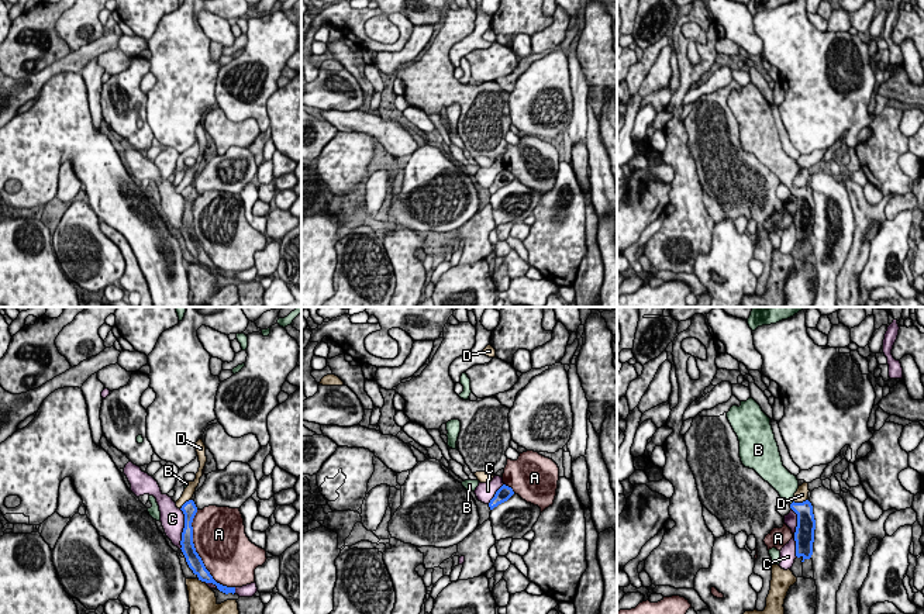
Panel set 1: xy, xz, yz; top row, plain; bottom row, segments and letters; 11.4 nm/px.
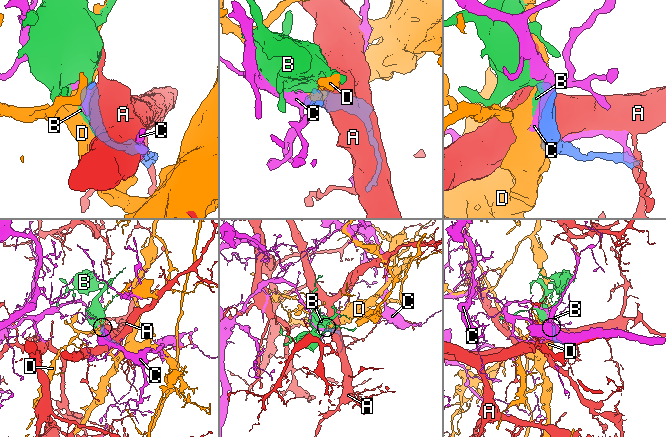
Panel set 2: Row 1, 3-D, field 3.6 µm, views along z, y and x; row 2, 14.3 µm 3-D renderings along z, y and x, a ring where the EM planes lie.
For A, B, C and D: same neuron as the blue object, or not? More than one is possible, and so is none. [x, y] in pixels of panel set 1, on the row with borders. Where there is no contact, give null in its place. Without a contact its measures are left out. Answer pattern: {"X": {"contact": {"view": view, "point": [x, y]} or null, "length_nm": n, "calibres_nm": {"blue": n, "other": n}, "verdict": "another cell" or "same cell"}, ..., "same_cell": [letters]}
{"A": {"contact": {"view": "xy", "point": [197, 555]}, "length_nm": 1000, "calibres_nm": {"blue": 170, "other": 480}, "verdict": "another cell"}, "B": {"contact": {"view": "yz", "point": [792, 503]}, "length_nm": 60, "calibres_nm": {"blue": 190, "other": 280}, "verdict": "same cell"}, "C": {"contact": {"view": "yz", "point": [795, 533]}, "length_nm": 550, "calibres_nm": {"blue": 220, "other": 170}, "verdict": "another cell"}, "D": {"contact": {"view": "yz", "point": [800, 503]}, "length_nm": 180, "calibres_nm": {"blue": 220, "other": 160}, "verdict": "another cell"}, "same_cell": ["B"]}

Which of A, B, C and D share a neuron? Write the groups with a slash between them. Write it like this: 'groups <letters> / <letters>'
groups A / B / C / D

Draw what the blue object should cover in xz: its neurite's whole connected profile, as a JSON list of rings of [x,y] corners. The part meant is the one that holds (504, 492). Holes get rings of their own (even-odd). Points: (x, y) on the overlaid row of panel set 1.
[[[503,484],[494,494],[494,497],[490,500],[489,507],[493,510],[499,504],[507,501],[514,494],[513,489]]]

